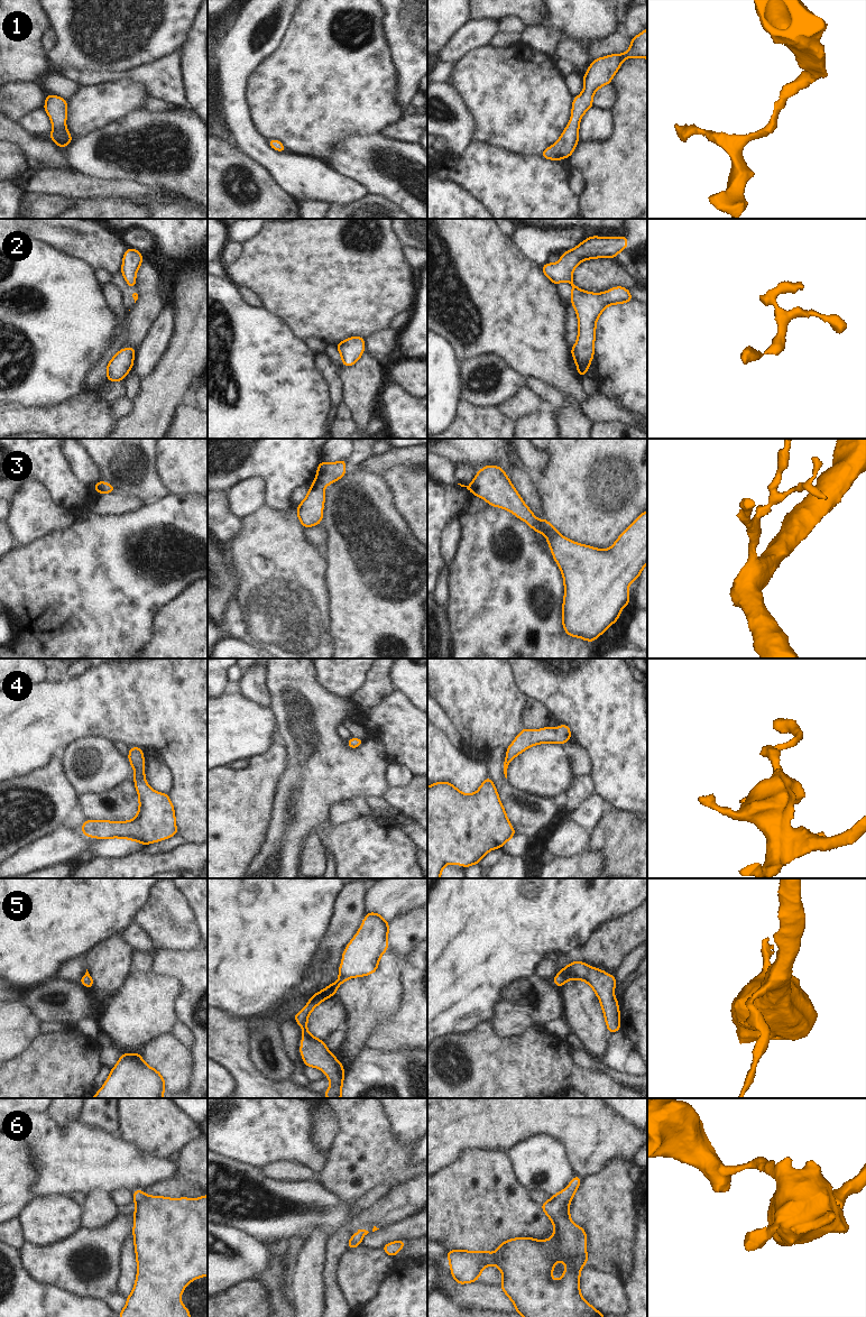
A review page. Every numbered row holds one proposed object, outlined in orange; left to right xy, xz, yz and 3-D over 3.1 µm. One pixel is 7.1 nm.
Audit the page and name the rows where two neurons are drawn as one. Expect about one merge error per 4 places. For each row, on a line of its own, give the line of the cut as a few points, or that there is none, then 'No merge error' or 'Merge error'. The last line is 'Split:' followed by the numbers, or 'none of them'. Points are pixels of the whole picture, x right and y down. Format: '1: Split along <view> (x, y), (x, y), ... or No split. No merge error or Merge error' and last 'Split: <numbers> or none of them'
1: No split. No merge error
2: No split. No merge error
3: Split along xz (314, 480), (323, 486). Merge error
4: No split. No merge error
5: No split. No merge error
6: No split. No merge error
Split: 3.

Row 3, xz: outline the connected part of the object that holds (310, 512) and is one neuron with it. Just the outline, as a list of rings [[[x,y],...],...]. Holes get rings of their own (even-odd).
[[[313,481],[305,499],[297,505],[297,516],[303,528],[320,525],[325,501],[324,486]]]

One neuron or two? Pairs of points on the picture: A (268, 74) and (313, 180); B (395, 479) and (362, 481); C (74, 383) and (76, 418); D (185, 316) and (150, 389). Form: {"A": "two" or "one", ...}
{"A": "two", "B": "two", "C": "two", "D": "one"}

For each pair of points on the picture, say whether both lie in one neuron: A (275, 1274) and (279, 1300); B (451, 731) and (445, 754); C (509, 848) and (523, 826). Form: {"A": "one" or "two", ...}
{"A": "one", "B": "two", "C": "two"}

